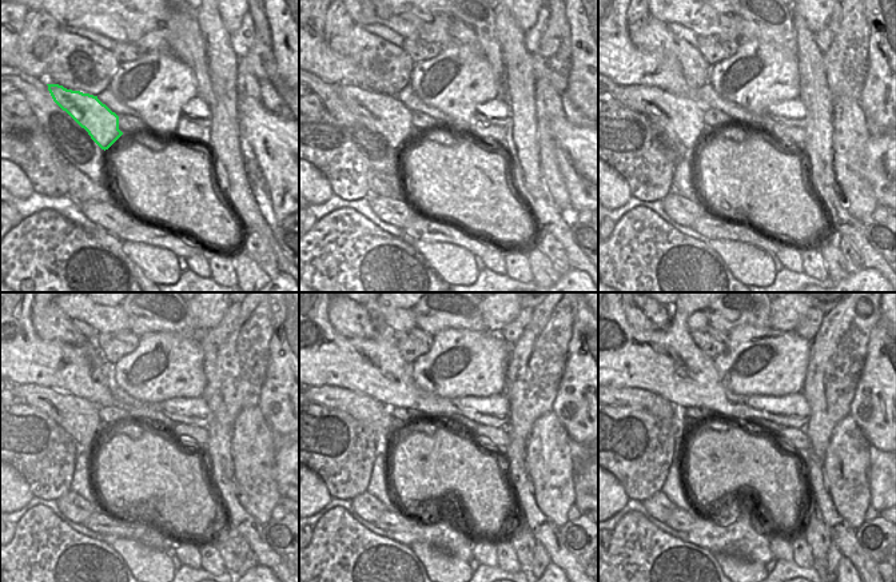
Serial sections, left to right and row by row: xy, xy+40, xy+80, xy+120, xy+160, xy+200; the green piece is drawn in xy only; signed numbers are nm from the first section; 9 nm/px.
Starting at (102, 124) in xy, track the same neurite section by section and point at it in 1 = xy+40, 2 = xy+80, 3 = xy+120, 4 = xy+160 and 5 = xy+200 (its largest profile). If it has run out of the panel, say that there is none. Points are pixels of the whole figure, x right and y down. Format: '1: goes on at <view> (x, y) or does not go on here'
1: goes on at xy+40 (386, 114)
2: goes on at xy+80 (683, 118)
3: goes on at xy+120 (78, 417)
4: goes on at xy+160 (375, 417)
5: goes on at xy+200 (656, 405)

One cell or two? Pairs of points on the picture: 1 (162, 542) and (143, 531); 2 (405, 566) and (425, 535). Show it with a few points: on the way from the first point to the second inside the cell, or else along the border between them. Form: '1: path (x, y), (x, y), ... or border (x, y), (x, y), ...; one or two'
1: path (158, 539), (147, 533); one
2: border (391, 538), (409, 546); two

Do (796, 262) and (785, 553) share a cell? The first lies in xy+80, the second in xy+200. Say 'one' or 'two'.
one

